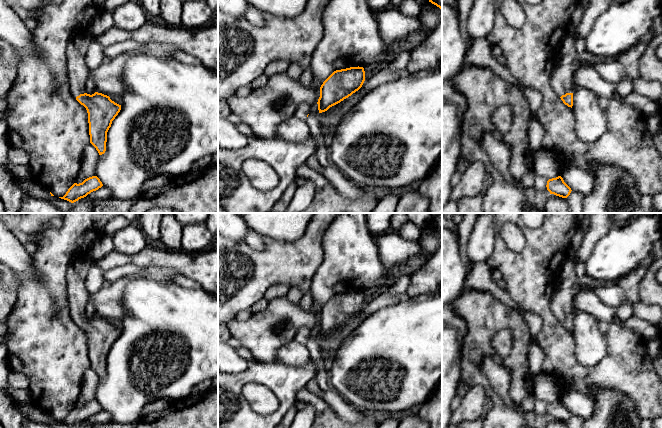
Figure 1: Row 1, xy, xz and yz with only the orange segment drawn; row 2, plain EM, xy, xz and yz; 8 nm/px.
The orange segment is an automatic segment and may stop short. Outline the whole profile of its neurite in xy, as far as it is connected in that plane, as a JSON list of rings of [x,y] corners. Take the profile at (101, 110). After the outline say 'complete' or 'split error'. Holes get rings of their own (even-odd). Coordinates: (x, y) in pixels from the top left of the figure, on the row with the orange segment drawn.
[[[86,32],[70,40],[67,48],[67,71],[70,92],[88,113],[90,143],[102,155],[106,151],[107,132],[120,112],[121,105],[102,93],[86,93],[90,70],[85,62],[85,54],[93,39]]]; split error

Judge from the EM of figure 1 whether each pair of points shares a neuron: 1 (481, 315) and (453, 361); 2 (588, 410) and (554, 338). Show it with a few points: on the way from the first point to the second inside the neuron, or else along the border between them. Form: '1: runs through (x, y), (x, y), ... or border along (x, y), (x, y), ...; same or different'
1: border along (467, 325), (467, 331), (462, 340), (459, 371); different
2: border along (562, 384), (569, 382), (574, 389), (589, 398); different

